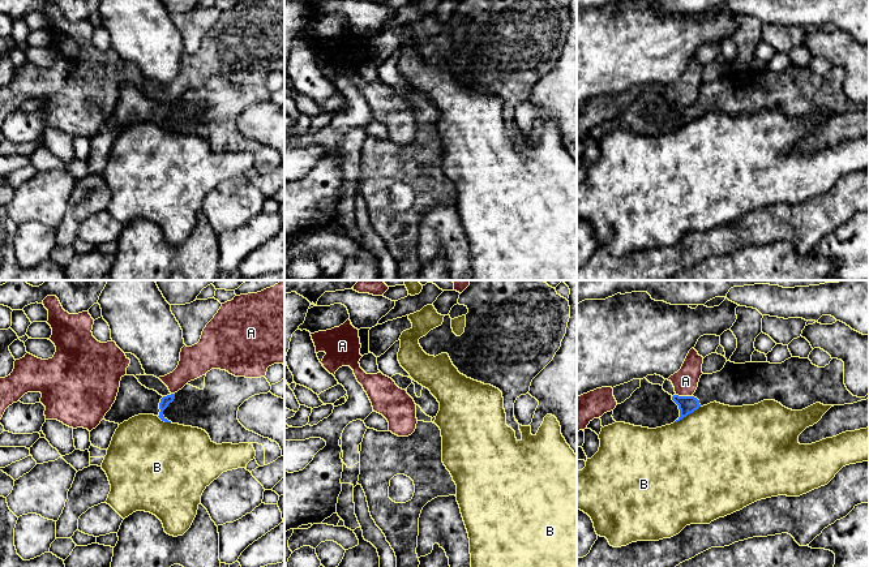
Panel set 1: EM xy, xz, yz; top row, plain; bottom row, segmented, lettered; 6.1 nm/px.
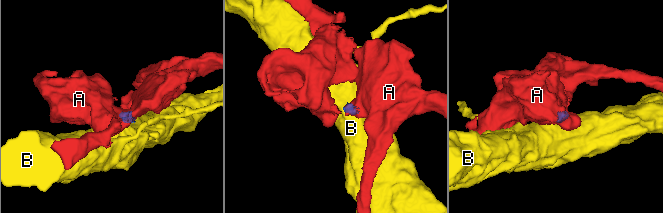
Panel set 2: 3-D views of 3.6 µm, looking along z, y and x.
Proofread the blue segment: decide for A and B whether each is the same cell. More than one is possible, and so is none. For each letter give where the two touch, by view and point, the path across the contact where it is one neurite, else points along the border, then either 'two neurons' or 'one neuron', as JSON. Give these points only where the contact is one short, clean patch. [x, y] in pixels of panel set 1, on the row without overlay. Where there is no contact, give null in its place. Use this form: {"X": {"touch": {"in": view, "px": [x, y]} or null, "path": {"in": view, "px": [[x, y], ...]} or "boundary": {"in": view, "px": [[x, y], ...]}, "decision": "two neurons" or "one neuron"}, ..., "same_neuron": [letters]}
{"A": {"touch": {"in": "yz", "px": [684, 104]}, "boundary": {"in": "yz", "px": [[676, 102], [690, 104]]}, "decision": "two neurons"}, "B": {"touch": {"in": "yz", "px": [686, 123]}, "boundary": {"in": "yz", "px": [[700, 114], [675, 130]]}, "decision": "two neurons"}, "same_neuron": []}

